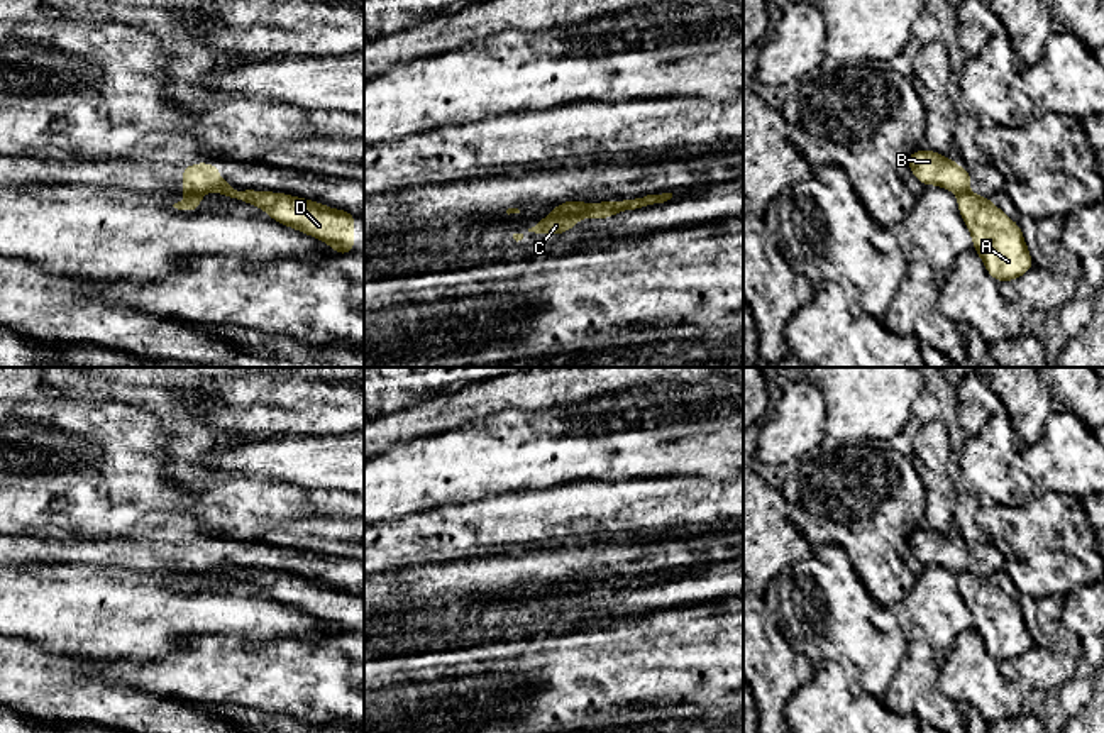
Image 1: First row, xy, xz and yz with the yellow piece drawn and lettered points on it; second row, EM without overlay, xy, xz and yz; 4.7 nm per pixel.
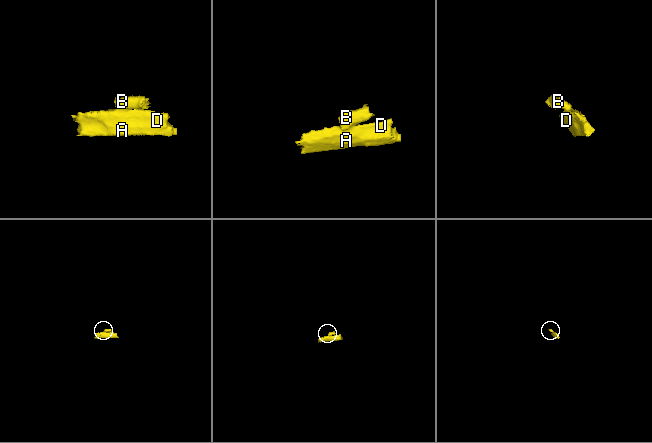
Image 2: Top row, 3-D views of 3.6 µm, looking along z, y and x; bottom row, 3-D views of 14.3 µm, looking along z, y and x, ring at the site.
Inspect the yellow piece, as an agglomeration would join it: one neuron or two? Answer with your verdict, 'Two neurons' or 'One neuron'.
Two neurons

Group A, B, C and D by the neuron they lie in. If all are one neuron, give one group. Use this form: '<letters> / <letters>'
A C D / B

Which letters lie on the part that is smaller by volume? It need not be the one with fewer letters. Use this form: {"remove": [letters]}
{"remove": ["B"]}

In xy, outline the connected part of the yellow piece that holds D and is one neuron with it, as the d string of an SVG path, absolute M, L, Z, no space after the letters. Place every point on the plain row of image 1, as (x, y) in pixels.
M224 569L220 574L264 589L276 601L332 625L335 633L354 631L354 592L284 572Z

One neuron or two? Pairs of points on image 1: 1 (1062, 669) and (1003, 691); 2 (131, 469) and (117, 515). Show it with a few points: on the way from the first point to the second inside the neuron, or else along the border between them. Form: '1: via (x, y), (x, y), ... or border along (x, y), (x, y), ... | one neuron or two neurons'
1: border along (1020, 683), (1025, 689) | two neurons
2: via (119, 481), (117, 503) | one neuron

